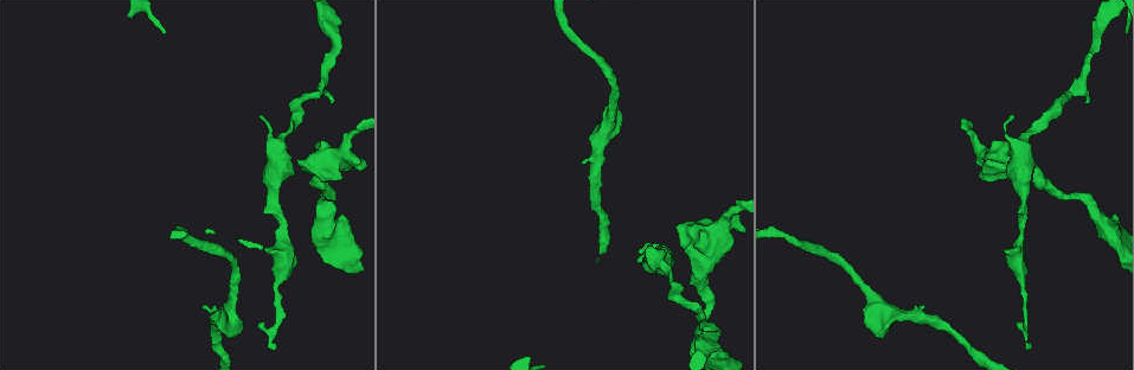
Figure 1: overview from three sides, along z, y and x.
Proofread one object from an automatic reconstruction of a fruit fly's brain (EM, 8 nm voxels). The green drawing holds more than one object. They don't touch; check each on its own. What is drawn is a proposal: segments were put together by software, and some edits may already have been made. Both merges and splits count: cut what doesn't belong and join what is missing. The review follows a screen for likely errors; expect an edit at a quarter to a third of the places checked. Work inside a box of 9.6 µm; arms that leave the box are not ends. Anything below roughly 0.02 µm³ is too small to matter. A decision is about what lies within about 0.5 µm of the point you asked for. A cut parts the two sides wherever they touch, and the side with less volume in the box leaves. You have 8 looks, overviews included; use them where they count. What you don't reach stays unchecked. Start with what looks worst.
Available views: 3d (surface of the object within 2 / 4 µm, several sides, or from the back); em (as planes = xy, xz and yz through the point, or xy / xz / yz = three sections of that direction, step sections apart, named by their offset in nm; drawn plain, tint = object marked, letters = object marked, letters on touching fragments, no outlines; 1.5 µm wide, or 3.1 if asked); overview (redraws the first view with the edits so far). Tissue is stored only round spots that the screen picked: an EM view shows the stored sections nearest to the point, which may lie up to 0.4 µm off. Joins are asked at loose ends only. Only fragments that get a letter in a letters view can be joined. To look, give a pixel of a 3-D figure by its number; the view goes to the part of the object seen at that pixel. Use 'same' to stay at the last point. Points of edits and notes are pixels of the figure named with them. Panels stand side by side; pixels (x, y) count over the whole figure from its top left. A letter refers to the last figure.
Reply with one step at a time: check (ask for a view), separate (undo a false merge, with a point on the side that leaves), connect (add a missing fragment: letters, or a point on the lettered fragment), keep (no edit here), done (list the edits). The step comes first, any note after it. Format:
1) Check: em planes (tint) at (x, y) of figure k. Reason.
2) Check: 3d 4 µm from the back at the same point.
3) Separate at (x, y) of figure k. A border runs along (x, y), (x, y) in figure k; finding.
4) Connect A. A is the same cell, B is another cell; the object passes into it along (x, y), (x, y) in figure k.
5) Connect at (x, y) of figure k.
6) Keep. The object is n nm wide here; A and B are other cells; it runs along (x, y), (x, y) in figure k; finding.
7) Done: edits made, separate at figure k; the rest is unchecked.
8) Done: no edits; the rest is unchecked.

Check: em yz step 4 (letters) at (332, 103) of figure 1. Thin end.

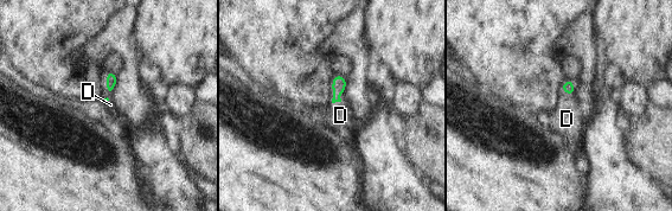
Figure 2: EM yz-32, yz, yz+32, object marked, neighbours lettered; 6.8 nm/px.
Connect D. D is the same cell; it goes on there.

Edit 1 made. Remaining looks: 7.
Check: overview.

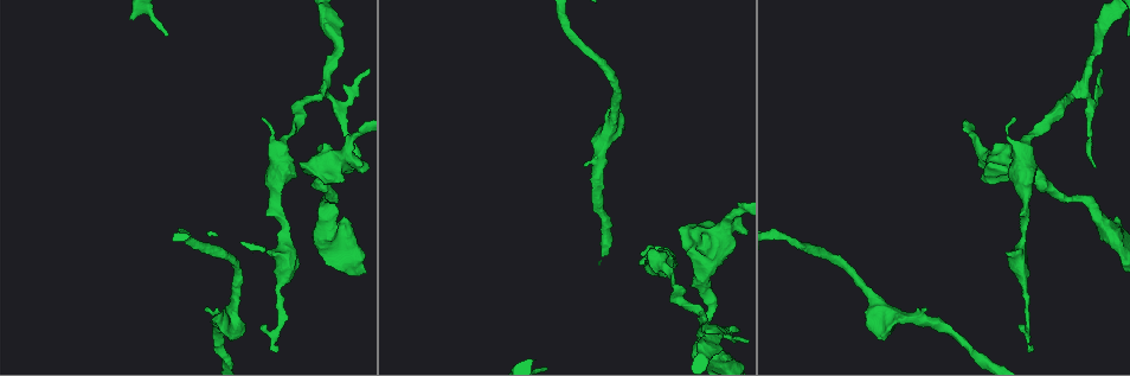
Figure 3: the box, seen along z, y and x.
Check: 3d 4 µm at (1025, 181) of figure 3. Sudden change in width.

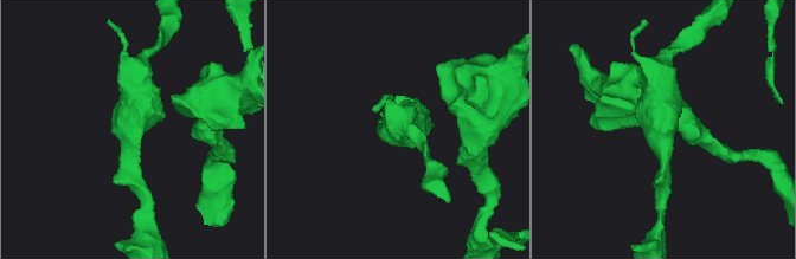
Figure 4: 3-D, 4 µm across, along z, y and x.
Check: em planes (tint) at (664, 127) of figure 4. The arms are 200, 420 nm wide.

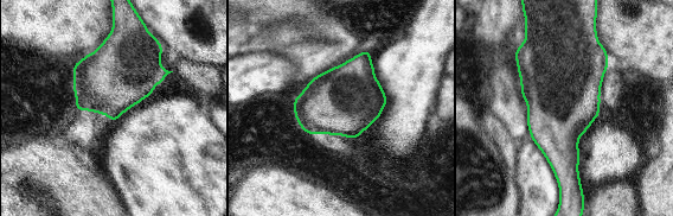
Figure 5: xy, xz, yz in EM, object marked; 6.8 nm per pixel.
Check: em planes (letters) at the same point.

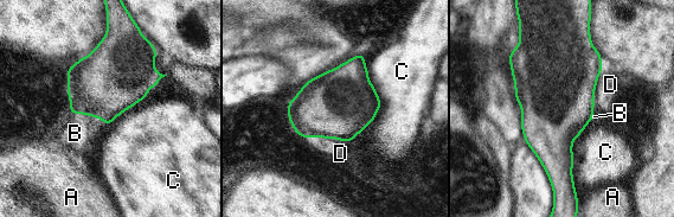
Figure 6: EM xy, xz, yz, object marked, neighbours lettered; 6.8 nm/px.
Keep. A, B, C and D are other cells; a border runs along (364, 55), (380, 108), (348, 141) in figure 6; all the same neuron.

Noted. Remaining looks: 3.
Done: edits made, connect at figure 2; the rest is unchecked.

